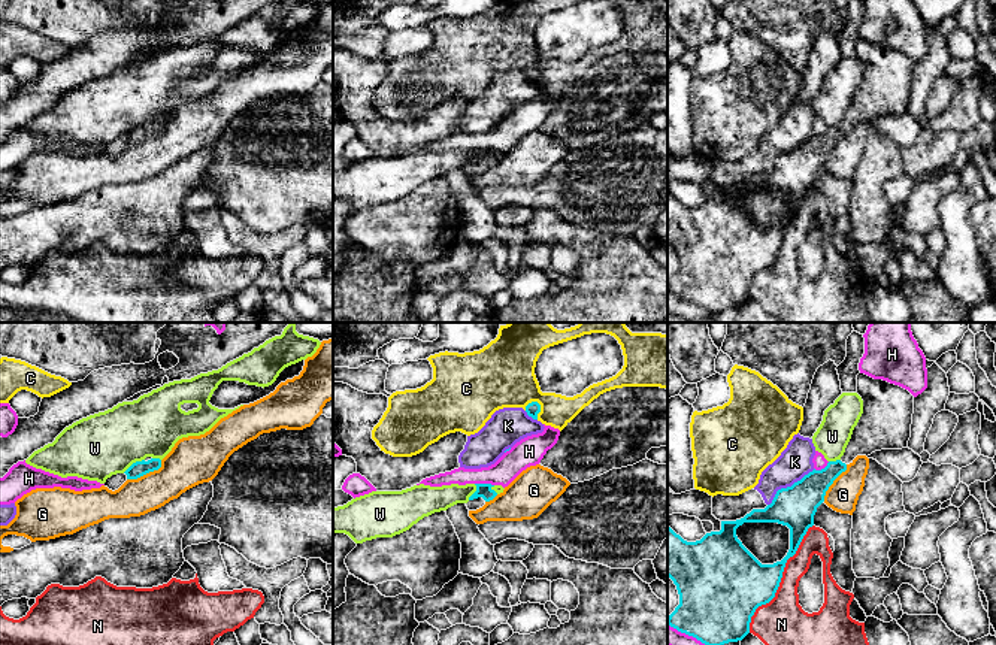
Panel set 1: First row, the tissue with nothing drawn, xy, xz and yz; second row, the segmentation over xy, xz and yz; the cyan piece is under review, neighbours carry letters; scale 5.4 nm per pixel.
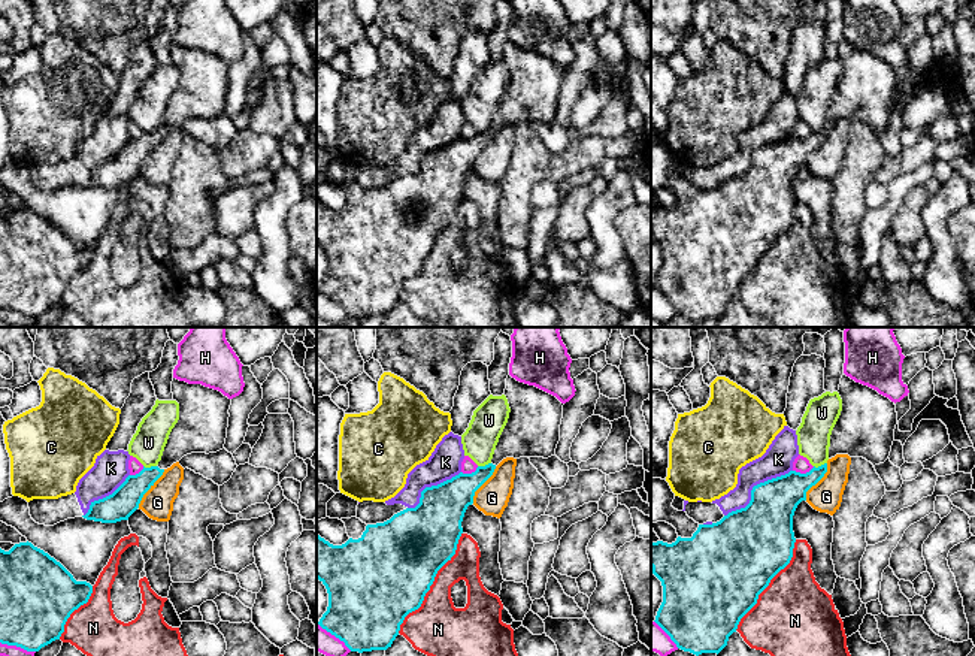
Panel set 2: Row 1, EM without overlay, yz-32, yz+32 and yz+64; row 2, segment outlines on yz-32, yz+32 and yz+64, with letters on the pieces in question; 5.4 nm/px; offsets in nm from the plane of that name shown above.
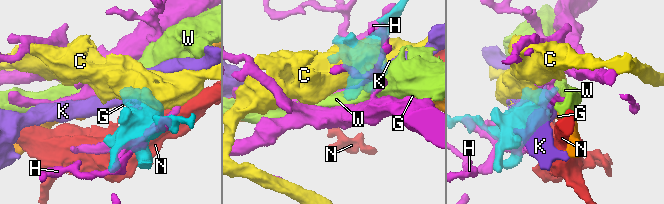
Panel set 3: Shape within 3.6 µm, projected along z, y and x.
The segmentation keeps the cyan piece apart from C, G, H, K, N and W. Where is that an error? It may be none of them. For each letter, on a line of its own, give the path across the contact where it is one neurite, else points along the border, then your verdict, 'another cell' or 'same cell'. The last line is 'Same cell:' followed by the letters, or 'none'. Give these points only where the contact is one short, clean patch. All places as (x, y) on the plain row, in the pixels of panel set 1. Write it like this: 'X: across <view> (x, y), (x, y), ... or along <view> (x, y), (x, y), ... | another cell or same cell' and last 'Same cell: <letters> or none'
C: another cell
G: along xy (162, 126), (157, 135), (127, 145) | another cell
H: another cell
K: another cell
N: another cell
W: along xy (144, 124), (132, 129), (123, 138) | another cell
Same cell: none

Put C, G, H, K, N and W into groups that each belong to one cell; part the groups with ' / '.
C / G / H / K / N / W

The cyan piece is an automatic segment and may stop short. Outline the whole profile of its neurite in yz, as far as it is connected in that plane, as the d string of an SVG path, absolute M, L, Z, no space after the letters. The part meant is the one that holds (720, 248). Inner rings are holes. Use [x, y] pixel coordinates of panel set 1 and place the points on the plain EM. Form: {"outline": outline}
{"outline": "M857 40L857 60L863 66L863 79L853 96L844 121L829 127L821 136L812 136L791 152L776 157L765 175L753 175L736 187L721 187L720 197L706 199L700 206L687 208L667 191L667 242L676 251L679 270L667 282L667 290L681 299L696 303L708 312L721 312L742 306L750 299L751 282L762 270L769 269L779 252L785 228L793 222L814 191L817 173L824 167L833 146L847 136L857 121L871 121L881 115L908 112L914 79L914 61L894 49ZM744 188L778 188L790 194L790 215L774 230L762 230L738 205L736 194Z"}

